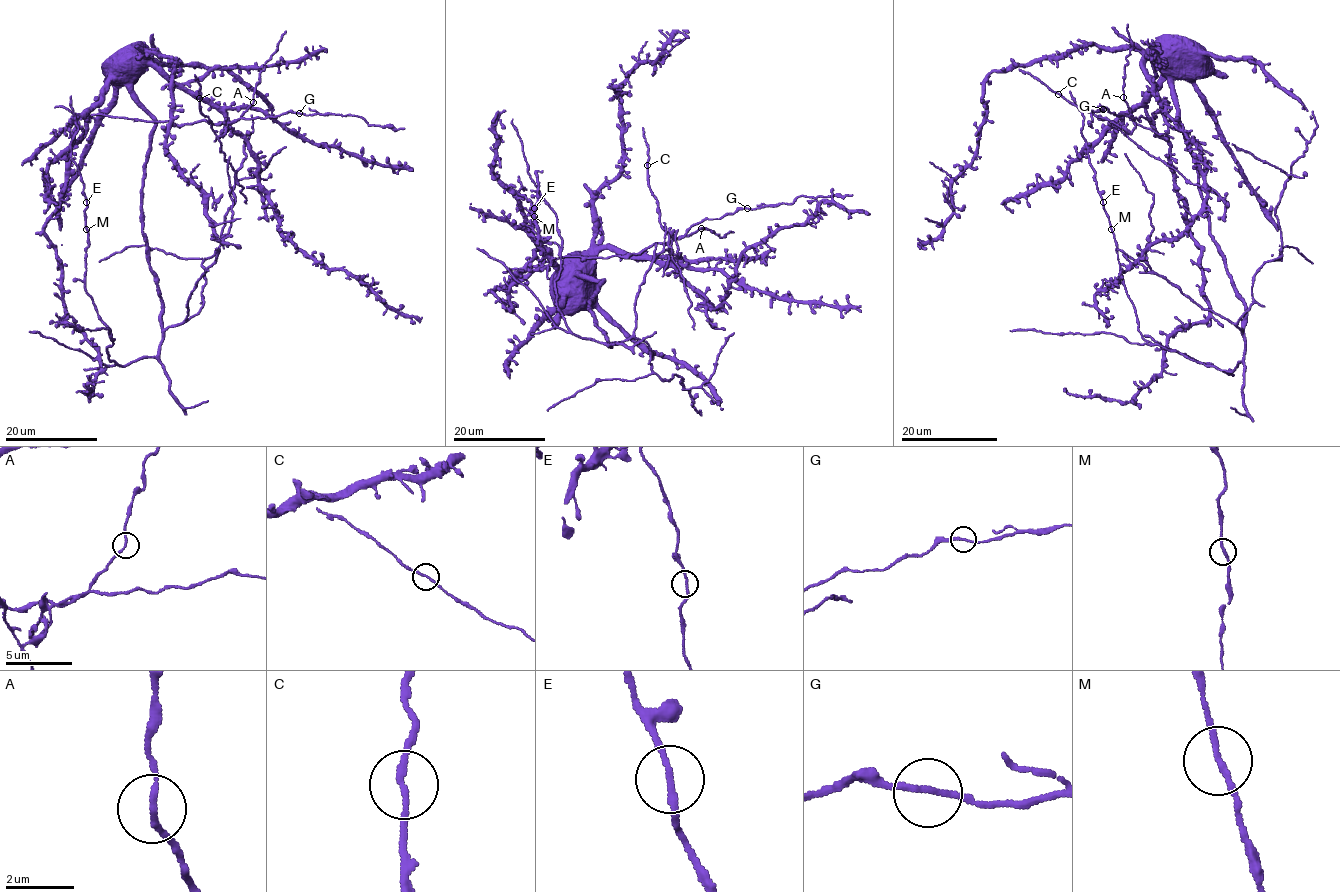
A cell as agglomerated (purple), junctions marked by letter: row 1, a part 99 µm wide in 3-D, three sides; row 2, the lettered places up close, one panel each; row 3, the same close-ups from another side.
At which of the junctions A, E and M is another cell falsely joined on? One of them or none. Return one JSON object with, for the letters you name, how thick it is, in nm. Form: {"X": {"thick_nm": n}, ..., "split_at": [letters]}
{"A": {"thick_nm": 170}, "split_at": ["A"]}

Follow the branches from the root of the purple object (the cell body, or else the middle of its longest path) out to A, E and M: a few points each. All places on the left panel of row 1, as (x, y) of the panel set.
A: (128, 58), (145, 55), (205, 97), (244, 139), (257, 163), (257, 184), (243, 188), (218, 138), (254, 102)
E: (128, 58), (126, 52), (116, 64), (109, 87), (77, 120), (71, 159), (80, 173), (86, 202)
M: (128, 58), (126, 52), (116, 64), (109, 87), (77, 120), (71, 159), (84, 185), (86, 229)

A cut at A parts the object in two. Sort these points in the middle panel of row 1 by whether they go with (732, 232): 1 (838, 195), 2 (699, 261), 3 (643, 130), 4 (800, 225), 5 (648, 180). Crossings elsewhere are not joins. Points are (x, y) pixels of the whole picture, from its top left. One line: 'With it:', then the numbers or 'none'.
With it: 2, 4

